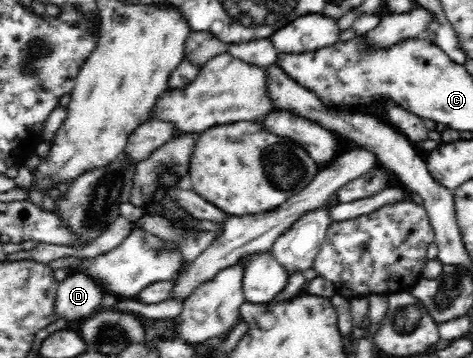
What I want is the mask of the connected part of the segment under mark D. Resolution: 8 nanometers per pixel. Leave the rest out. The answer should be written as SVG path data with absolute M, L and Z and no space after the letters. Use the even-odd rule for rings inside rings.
M82 268L75 270L58 284L56 316L69 321L73 327L98 311L106 294L103 286Z

